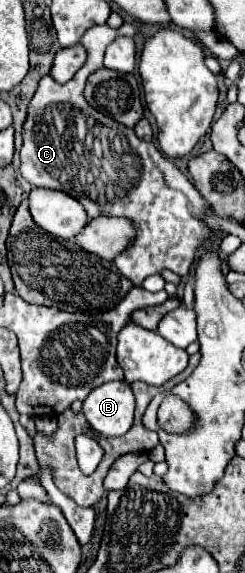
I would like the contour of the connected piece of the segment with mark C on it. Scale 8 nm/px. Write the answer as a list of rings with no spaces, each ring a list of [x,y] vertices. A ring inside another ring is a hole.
[[[123,23],[119,29],[111,29],[109,25],[89,27],[79,41],[79,45],[83,45],[83,49],[87,51],[87,63],[75,73],[75,77],[65,85],[59,85],[49,77],[43,77],[39,81],[39,87],[27,109],[27,119],[23,123],[21,175],[35,187],[49,187],[69,193],[83,203],[89,217],[129,217],[137,227],[137,237],[131,247],[115,259],[115,265],[133,285],[141,285],[143,279],[147,279],[149,275],[161,275],[165,269],[187,277],[197,249],[207,241],[219,241],[229,233],[221,229],[211,229],[207,225],[205,217],[215,217],[215,213],[211,211],[211,207],[207,207],[207,201],[203,199],[203,195],[199,195],[187,175],[183,175],[169,159],[165,159],[153,143],[137,139],[133,129],[113,121],[107,115],[101,115],[83,99],[83,87],[87,77],[99,67],[103,67],[105,47],[119,35],[133,37],[135,31],[137,27],[131,23]]]

